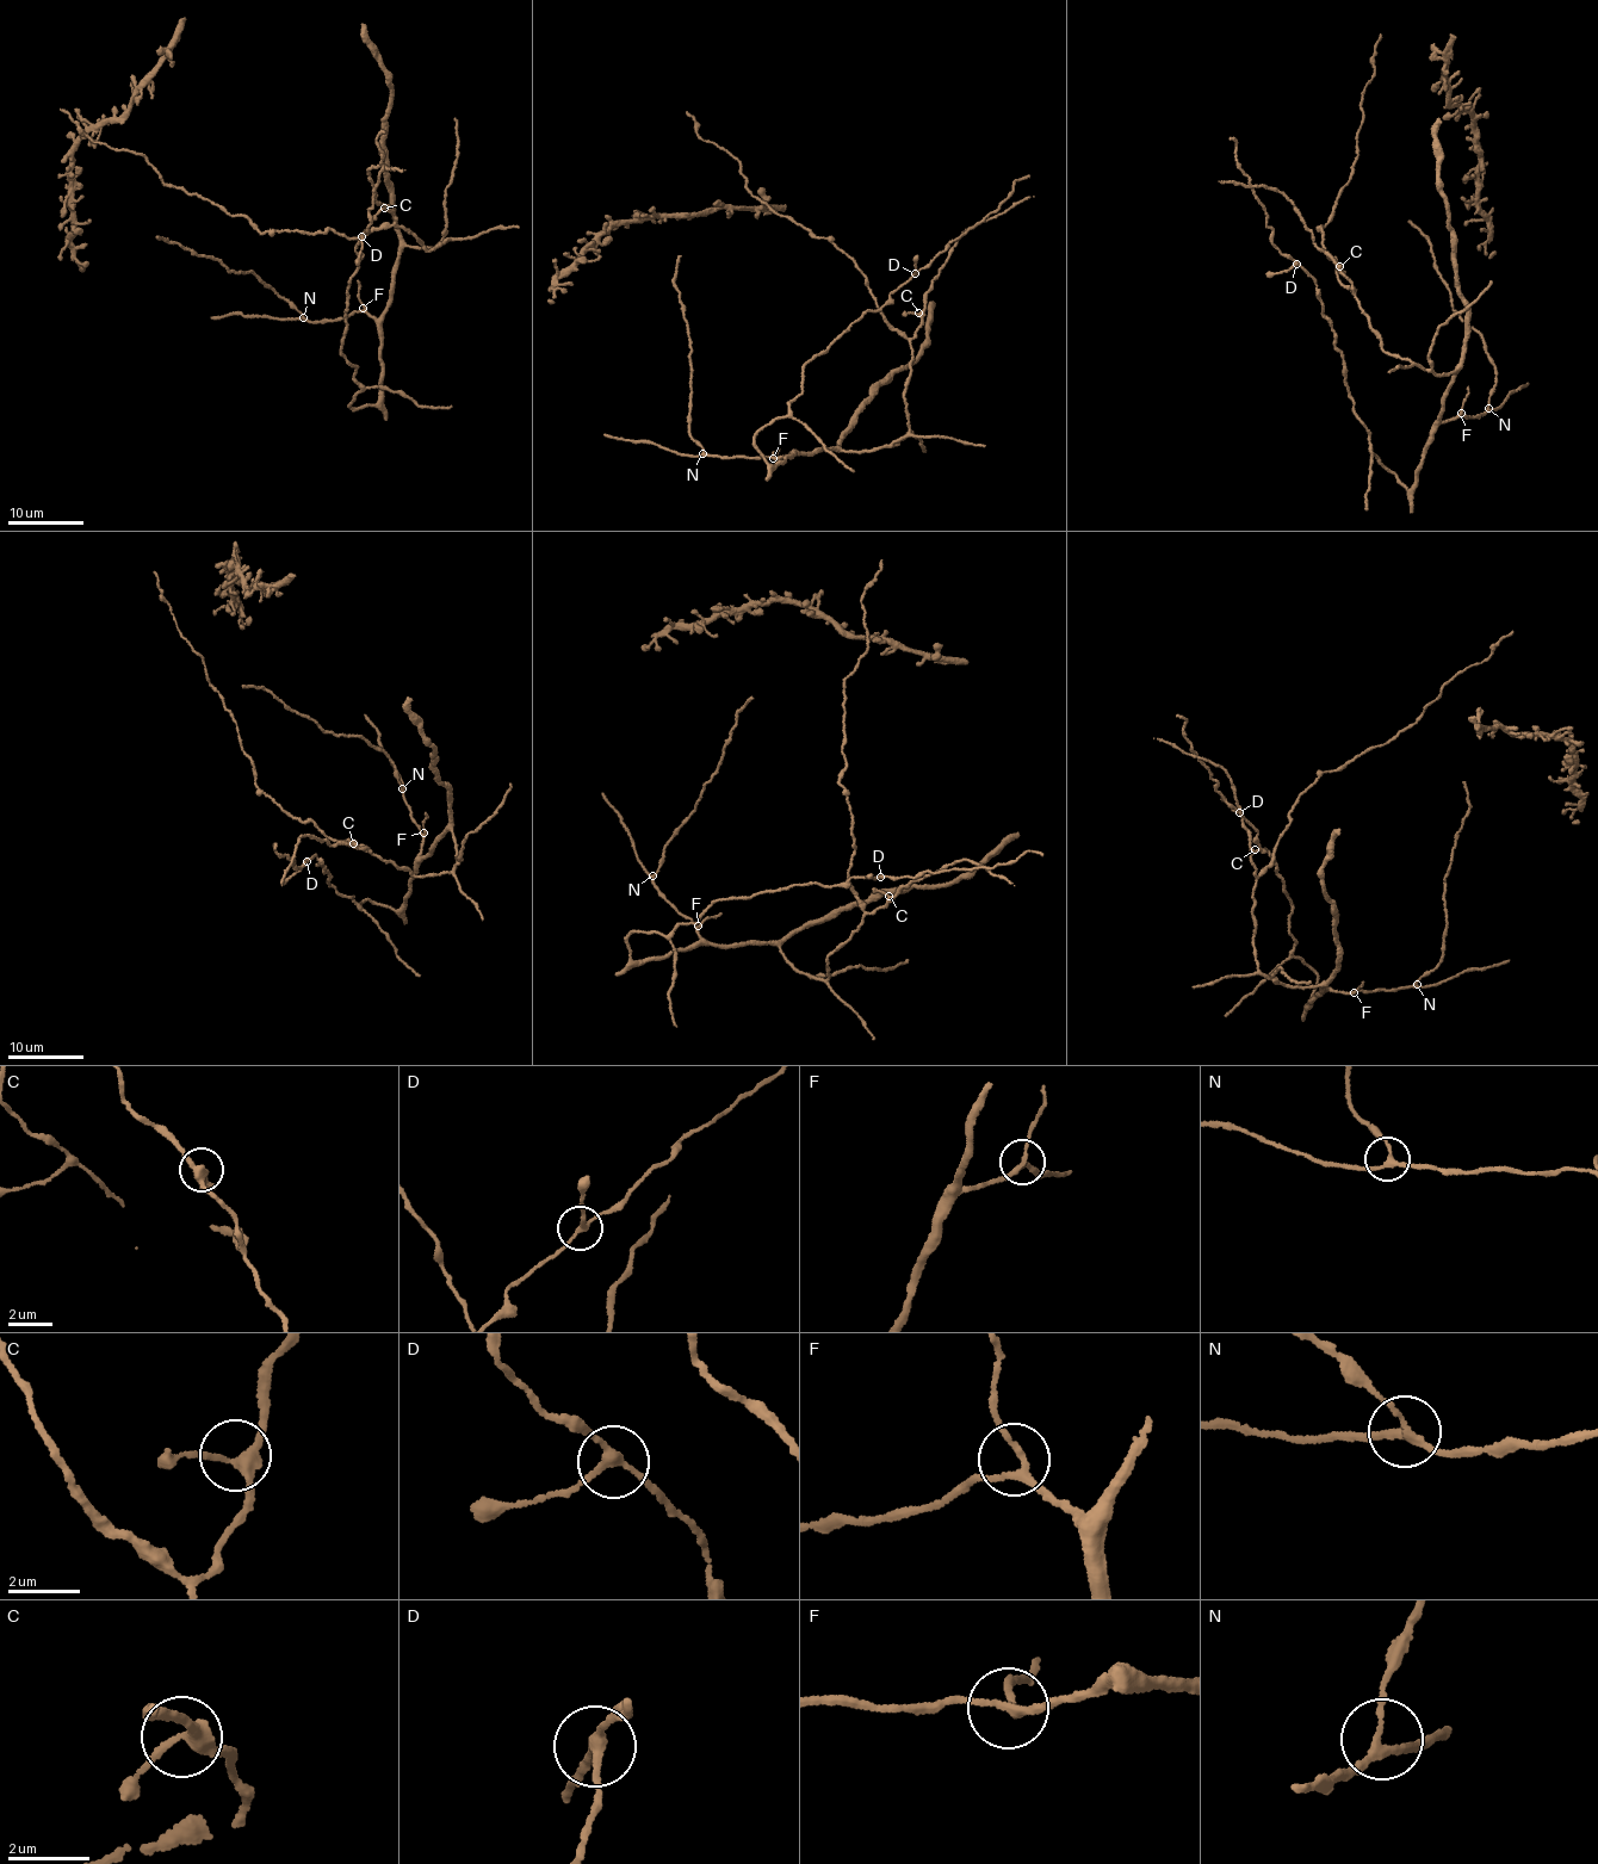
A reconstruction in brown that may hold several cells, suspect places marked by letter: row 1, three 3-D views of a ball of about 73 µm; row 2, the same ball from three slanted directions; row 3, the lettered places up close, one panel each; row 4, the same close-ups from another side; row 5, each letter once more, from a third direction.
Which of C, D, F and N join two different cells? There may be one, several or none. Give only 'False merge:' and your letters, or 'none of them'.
False merge: none of them

